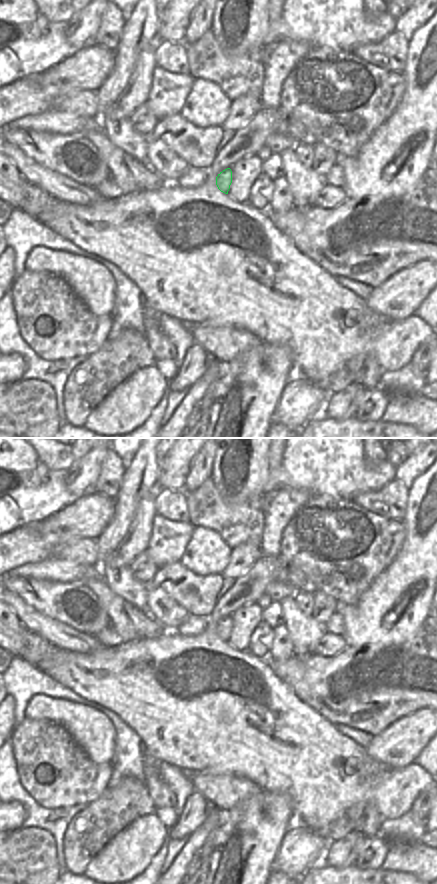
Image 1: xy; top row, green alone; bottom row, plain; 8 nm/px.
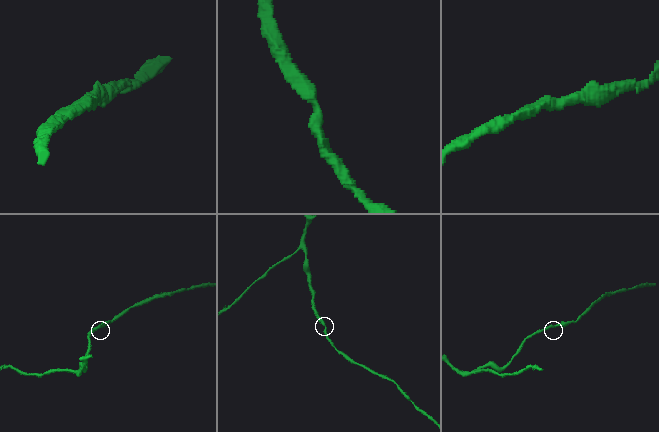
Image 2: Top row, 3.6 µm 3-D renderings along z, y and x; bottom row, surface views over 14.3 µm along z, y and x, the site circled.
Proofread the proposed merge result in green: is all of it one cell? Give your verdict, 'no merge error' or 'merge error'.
no merge error

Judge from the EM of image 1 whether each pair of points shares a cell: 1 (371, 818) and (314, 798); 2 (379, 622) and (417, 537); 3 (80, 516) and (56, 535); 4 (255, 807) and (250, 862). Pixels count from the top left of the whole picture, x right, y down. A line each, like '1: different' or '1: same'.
1: different
2: same
3: same
4: same

